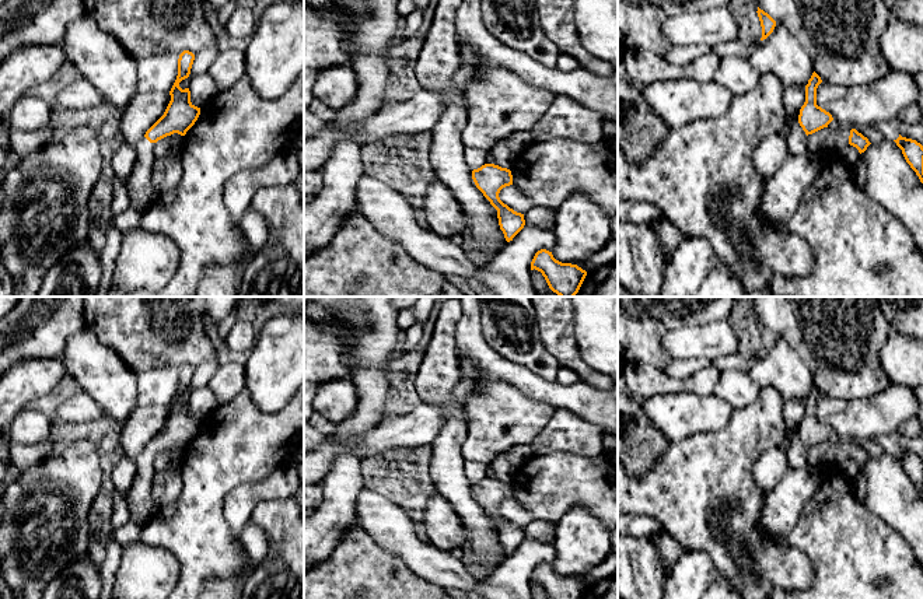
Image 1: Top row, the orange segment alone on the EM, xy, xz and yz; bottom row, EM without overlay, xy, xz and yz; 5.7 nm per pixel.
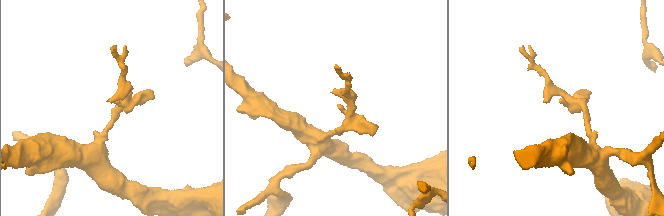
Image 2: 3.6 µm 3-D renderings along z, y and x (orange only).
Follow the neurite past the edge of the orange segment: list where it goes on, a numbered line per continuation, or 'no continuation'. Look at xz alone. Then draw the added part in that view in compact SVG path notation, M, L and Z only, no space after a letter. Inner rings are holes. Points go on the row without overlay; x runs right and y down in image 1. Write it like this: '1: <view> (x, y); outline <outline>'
no continuation

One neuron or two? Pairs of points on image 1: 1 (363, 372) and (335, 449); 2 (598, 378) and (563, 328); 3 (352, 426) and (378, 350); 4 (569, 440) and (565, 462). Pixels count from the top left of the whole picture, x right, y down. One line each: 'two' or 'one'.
1: two
2: one
3: one
4: two

